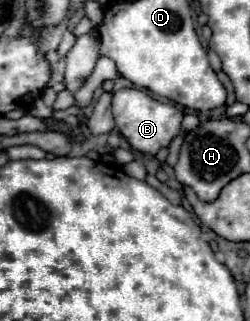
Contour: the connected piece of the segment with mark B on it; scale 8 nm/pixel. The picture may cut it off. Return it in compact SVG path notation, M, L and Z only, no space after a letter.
M119 89L113 93L113 119L119 129L119 133L131 143L133 149L145 151L145 153L157 153L159 149L167 147L173 137L181 131L183 111L173 103L161 103L153 97L149 97L141 89Z

